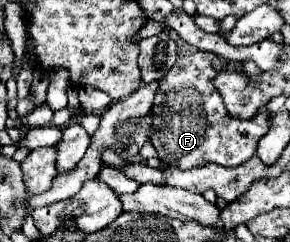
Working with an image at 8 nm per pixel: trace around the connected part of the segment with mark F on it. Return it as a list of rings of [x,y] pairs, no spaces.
[[[185,40],[177,44],[177,62],[159,82],[159,90],[155,94],[153,104],[153,134],[151,144],[155,146],[163,166],[177,166],[181,170],[189,170],[195,166],[205,166],[209,162],[221,166],[239,166],[247,162],[255,150],[257,142],[269,130],[267,108],[259,110],[259,116],[253,120],[231,118],[223,106],[223,100],[215,86],[211,84],[217,74],[211,62],[217,58],[211,52],[203,52]]]

